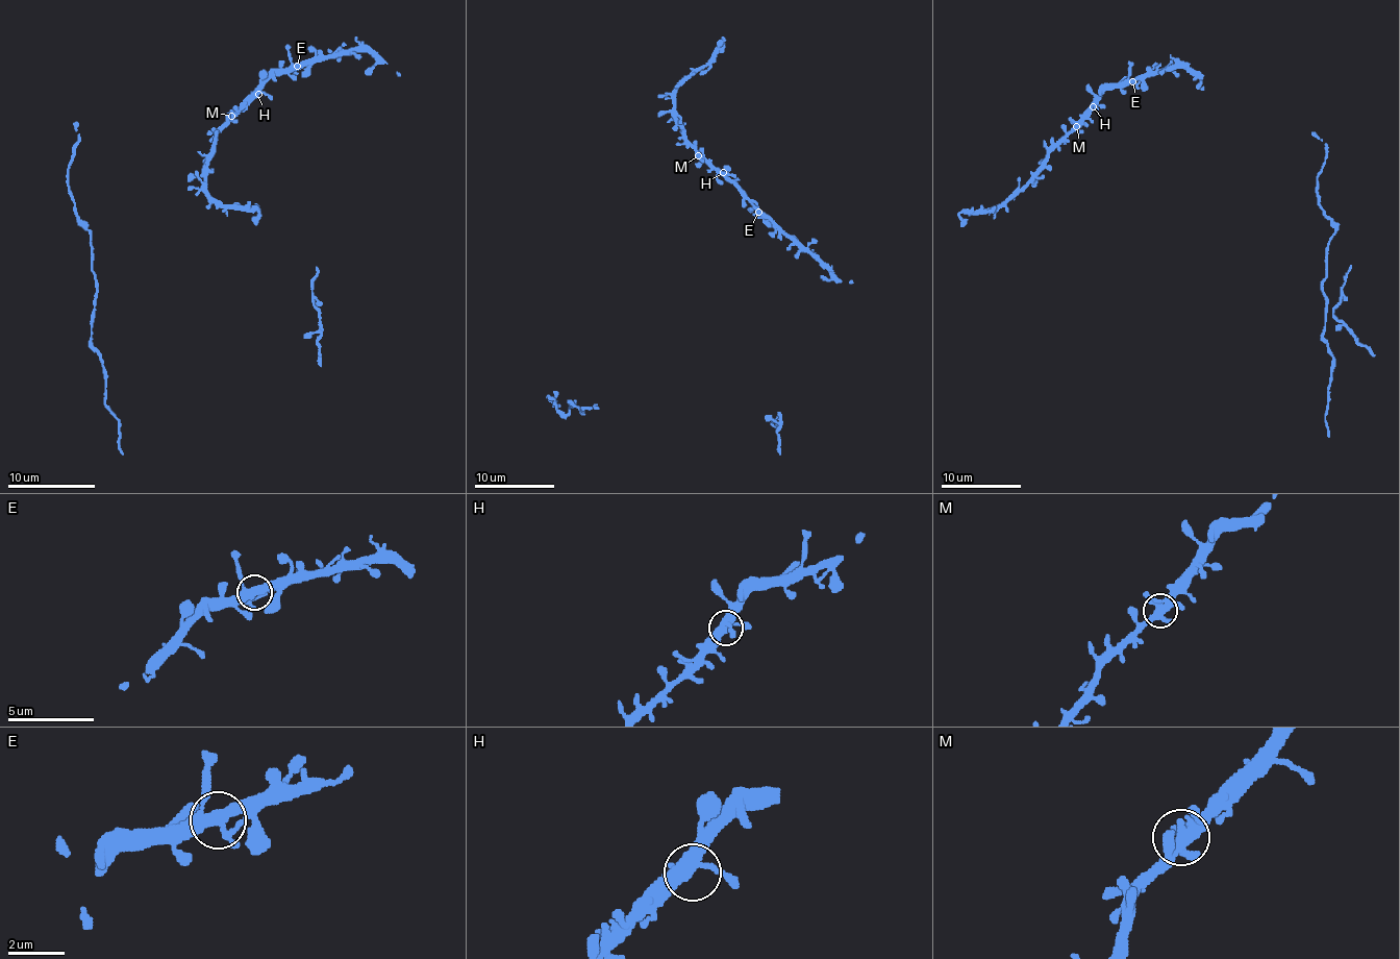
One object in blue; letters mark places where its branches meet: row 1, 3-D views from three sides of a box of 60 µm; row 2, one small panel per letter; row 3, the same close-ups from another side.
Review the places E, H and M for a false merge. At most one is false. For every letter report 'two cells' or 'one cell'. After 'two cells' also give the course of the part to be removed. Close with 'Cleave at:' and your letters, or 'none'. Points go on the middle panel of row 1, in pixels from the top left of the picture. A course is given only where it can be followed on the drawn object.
E: one cell
H: one cell
M: one cell
Cleave at: none

